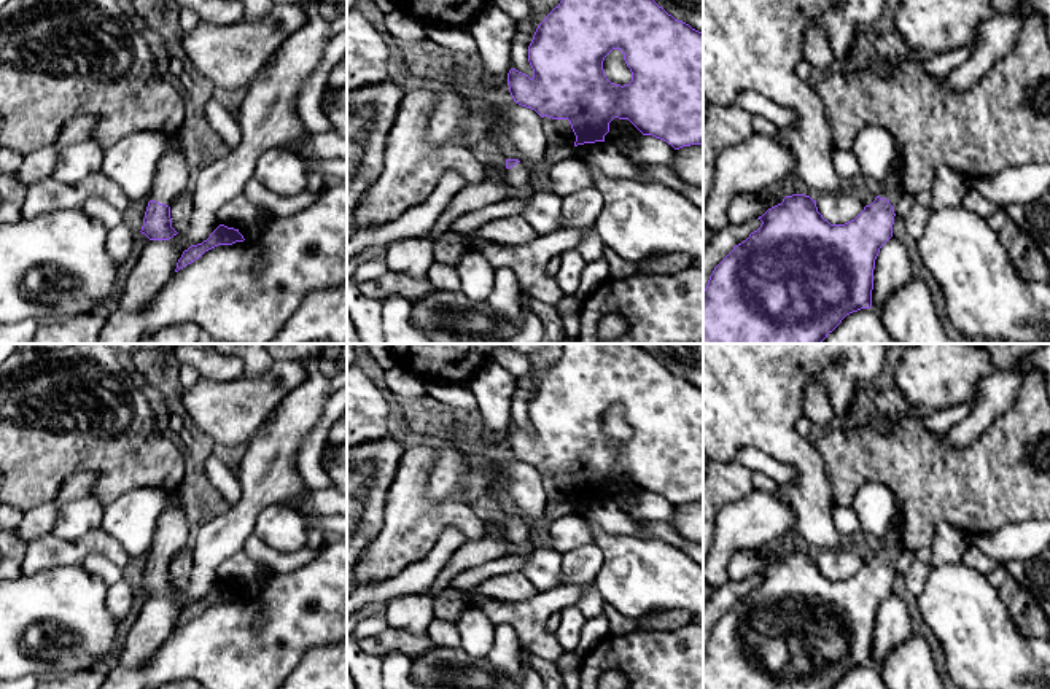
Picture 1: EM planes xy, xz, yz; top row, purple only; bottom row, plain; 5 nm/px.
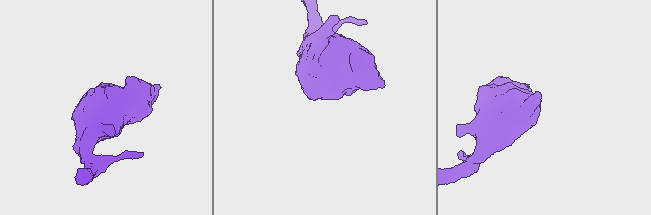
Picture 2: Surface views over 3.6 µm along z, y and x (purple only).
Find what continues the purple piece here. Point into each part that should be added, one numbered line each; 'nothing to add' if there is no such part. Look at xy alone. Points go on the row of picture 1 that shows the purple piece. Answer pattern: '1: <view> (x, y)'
1: xy (174, 175)

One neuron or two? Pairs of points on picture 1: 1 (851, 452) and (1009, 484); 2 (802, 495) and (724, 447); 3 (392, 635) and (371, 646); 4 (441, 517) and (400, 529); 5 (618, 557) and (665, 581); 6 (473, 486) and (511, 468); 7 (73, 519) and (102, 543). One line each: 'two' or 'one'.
1: one
2: one
3: one
4: one
5: one
6: two
7: two

